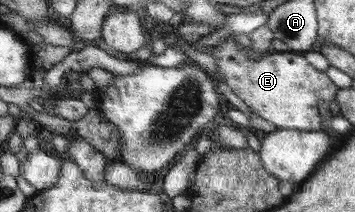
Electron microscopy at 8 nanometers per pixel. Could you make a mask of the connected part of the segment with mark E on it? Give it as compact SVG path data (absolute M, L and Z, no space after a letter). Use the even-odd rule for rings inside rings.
M231 33L227 37L227 41L211 46L207 52L215 57L217 70L221 73L222 79L225 79L227 86L251 108L251 113L270 121L276 125L277 129L297 129L299 131L319 131L322 129L321 115L317 105L319 105L319 101L333 101L338 88L325 72L311 66L307 58L303 57L303 53L270 50L259 56L251 55L244 46L235 41L235 33Z

